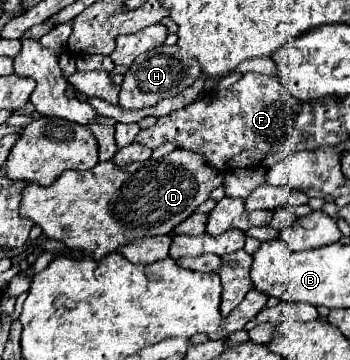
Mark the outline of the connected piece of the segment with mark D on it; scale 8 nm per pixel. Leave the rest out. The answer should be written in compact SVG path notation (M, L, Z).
M180 148L166 154L164 160L150 158L148 162L128 164L124 168L118 168L112 160L108 160L96 164L92 170L86 172L66 170L52 186L46 188L26 184L22 190L20 216L30 218L34 224L38 224L48 238L64 242L70 250L76 250L82 256L92 256L94 260L100 260L138 238L170 234L174 226L188 218L210 196L210 192L222 184L222 178L224 174L208 166L200 158L200 154L192 154L190 150Z

